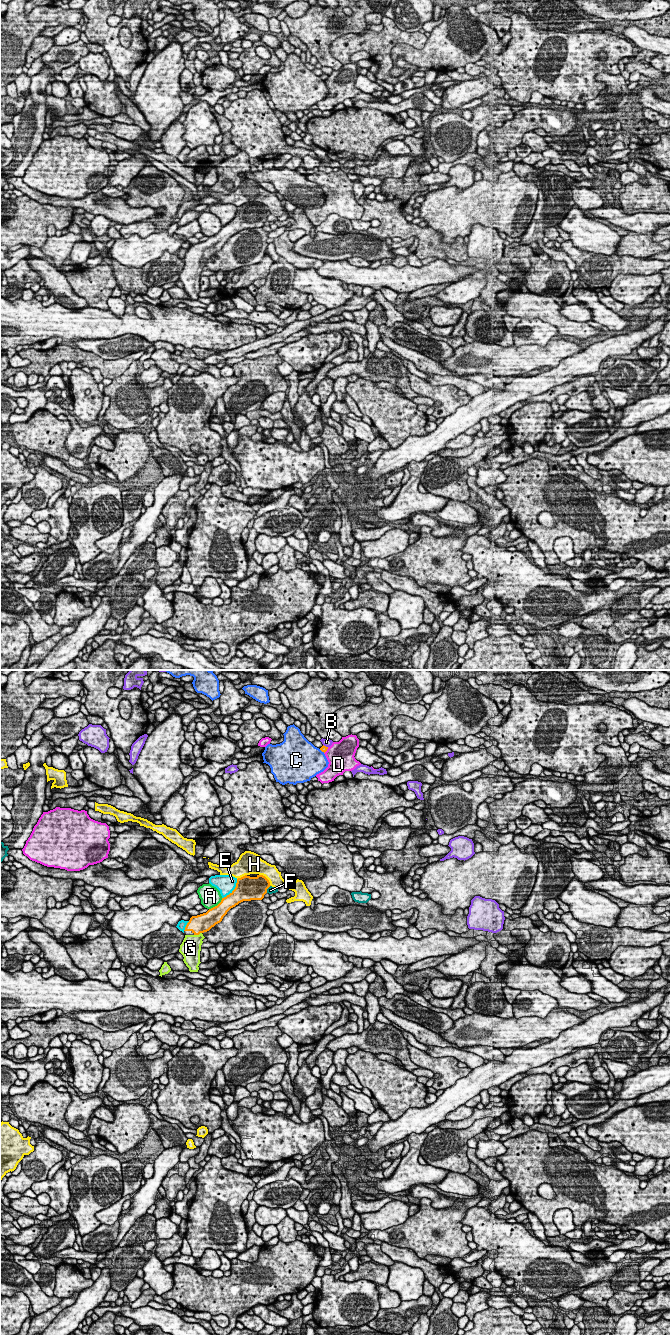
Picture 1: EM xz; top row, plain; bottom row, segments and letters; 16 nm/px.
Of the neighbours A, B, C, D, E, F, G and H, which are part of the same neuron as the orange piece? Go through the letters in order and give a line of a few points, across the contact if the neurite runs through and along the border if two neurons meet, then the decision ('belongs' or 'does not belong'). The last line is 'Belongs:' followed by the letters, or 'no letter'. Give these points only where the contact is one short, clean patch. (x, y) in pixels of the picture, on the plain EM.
A: line xz (222, 226), (209, 237); does not belong
B: does not belong
C: does not belong
D: does not belong
E: does not belong
F: does not belong
G: belongs
H: does not belong
Belongs: G

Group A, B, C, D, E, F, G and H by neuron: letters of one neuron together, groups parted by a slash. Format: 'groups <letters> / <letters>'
groups A / B / C / D / E / F / G / H

